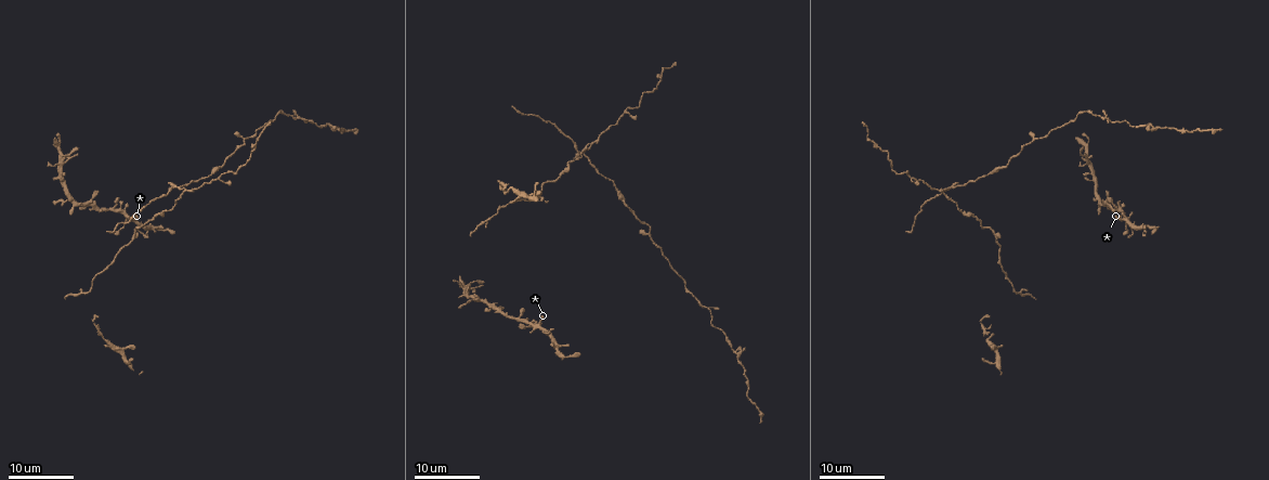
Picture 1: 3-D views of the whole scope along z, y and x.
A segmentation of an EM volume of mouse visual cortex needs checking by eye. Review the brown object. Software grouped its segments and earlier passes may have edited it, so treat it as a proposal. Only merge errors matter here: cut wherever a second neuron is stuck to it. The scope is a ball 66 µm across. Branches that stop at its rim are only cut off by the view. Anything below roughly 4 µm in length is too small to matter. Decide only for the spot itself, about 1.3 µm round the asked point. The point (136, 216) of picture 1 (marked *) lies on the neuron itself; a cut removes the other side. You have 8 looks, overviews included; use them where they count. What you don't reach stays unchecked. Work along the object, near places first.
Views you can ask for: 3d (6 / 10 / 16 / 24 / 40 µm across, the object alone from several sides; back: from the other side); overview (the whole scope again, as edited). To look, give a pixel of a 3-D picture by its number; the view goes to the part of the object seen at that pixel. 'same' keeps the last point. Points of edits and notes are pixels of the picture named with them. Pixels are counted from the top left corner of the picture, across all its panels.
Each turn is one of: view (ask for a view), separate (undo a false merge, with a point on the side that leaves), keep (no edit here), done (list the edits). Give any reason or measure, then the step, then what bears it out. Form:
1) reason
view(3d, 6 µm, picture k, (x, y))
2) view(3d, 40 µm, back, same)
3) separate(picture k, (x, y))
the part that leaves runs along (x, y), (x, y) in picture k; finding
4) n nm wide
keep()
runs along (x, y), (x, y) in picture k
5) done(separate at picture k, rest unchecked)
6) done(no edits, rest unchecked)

looks like a crossing
view(3d, 24 µm, picture 1, (539, 325))

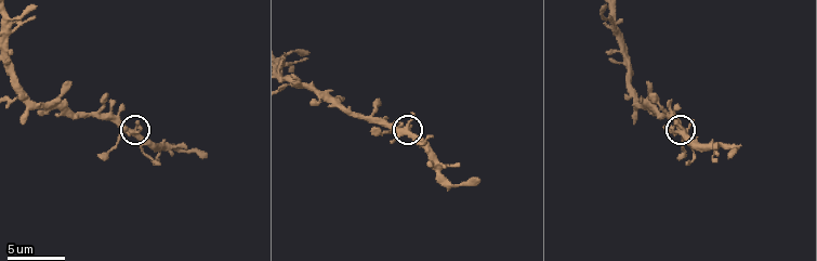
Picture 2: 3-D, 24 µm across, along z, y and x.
view(3d, 6 µm, picture 2, (406, 130))

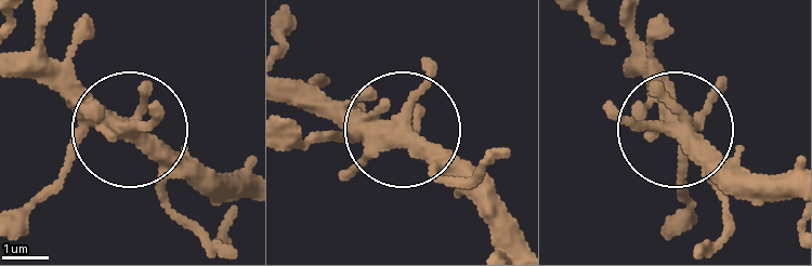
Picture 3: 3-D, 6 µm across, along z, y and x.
keep()
runs along (158, 103), (134, 127), (200, 193) in picture 3; continuous, no second neuron

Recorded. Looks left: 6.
three arms meet
view(3d, 10 µm, picture 2, (29, 109))

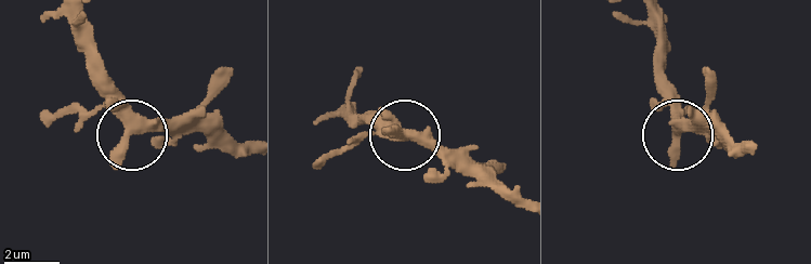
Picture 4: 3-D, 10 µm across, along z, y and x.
3 arms
keep()
runs along (518, 206), (447, 167), (406, 131), (374, 127) in picture 4; one neuron here

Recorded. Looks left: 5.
calibre changes
view(3d, 16 µm, picture 1, (1185, 131))

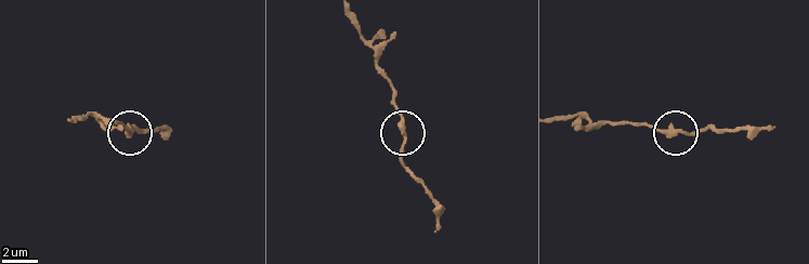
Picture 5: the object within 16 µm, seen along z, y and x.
view(3d, 10 µm, picture 5, (680, 129))

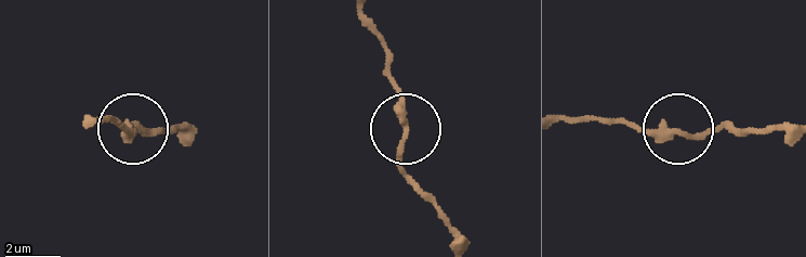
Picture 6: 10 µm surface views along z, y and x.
270 nm wide
keep()
runs along (88, 116), (150, 130) in picture 6; one neuron here

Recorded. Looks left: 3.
small branch off a trunk
view(3d, 24 µm, picture 1, (302, 121))

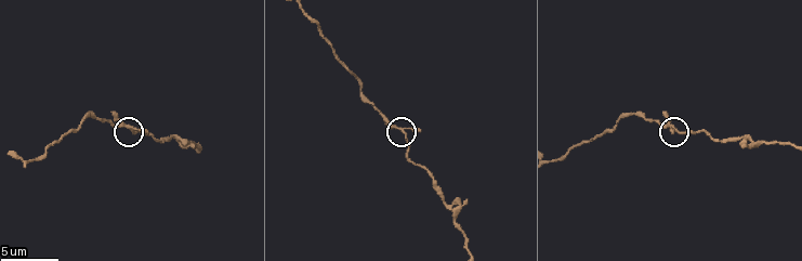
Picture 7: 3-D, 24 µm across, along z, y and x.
closer look
view(3d, 6 µm, picture 7, (130, 129))

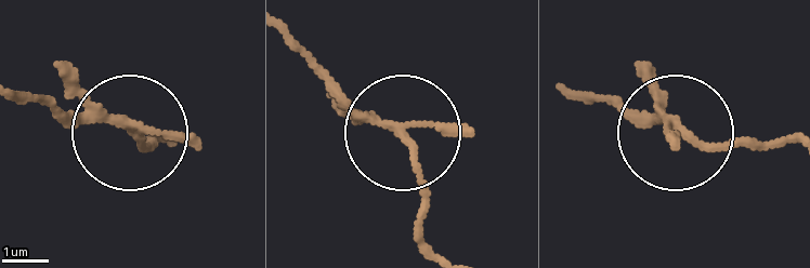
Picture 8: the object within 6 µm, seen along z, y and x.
3 arms
keep()
all the same neuron

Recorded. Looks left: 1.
done(no edits, rest unchecked)

